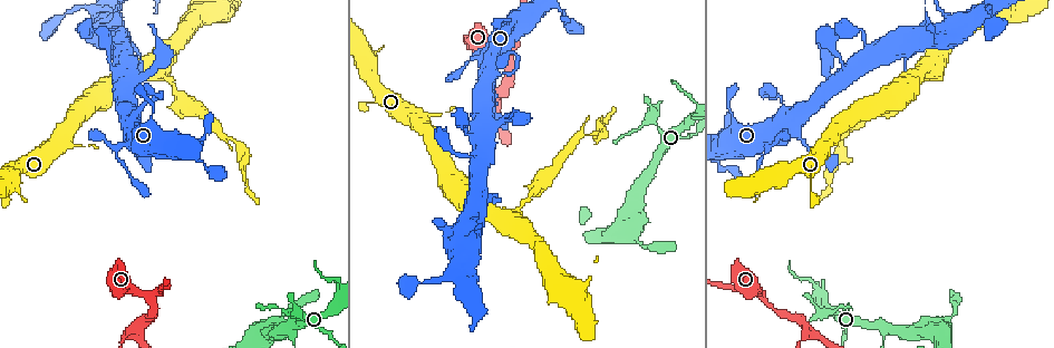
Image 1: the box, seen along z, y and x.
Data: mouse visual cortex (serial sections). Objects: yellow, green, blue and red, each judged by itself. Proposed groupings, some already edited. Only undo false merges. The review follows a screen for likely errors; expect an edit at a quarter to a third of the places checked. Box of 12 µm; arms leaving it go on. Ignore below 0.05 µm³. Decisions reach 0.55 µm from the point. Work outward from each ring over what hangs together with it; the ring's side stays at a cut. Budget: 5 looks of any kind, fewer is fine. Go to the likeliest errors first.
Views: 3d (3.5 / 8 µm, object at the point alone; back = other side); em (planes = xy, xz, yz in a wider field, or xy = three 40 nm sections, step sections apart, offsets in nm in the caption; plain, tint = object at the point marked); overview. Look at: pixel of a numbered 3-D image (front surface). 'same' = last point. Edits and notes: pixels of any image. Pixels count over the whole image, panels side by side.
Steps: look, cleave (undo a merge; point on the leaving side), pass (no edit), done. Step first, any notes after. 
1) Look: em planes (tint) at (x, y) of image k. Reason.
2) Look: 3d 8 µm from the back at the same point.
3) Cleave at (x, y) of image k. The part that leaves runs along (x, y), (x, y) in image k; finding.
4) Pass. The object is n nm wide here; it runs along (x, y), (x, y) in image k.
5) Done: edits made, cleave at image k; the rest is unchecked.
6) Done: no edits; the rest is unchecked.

Look: 3d 8 µm at (108, 143) of image 1. Abrupt turn.

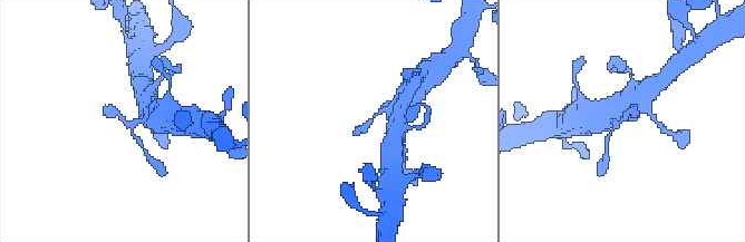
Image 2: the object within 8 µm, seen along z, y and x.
Look: 3d 3.5 µm at (126, 120) of image 2. Closer look.

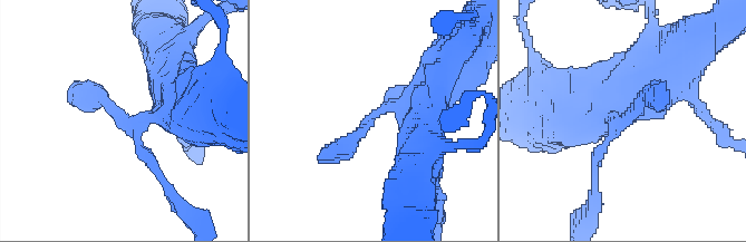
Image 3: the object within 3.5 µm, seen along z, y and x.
Look: em xy step 3 (tint) at (371, 121) of image 3.

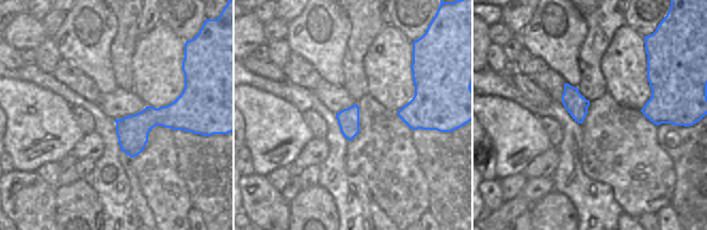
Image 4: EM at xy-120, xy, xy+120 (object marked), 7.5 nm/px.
Pass. The object is 160 nm wide here; it runs along (425, 99), (422, 110), (384, 108), (318, 160) in image 3; one cell here.

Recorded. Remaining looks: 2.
Look: 3d 3.5 µm at (842, 138) of image 1.

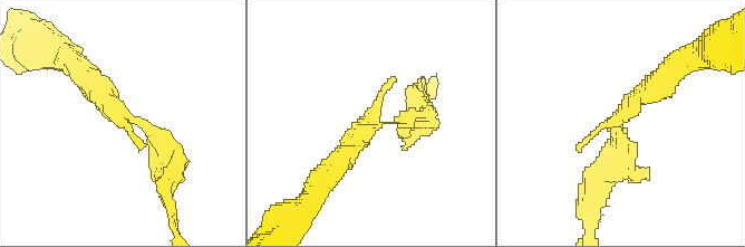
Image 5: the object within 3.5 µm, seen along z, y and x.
Look: em xy step 5 (tint) at (621, 123) of image 5. Now the EM.

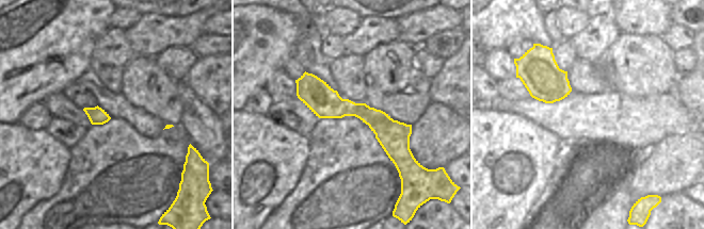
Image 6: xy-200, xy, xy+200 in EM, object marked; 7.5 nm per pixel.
Pass. It runs along (299, 82), (367, 114), (404, 162) in image 6; all the same cell.

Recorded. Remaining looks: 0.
Done: no edits; the rest is unchecked.

